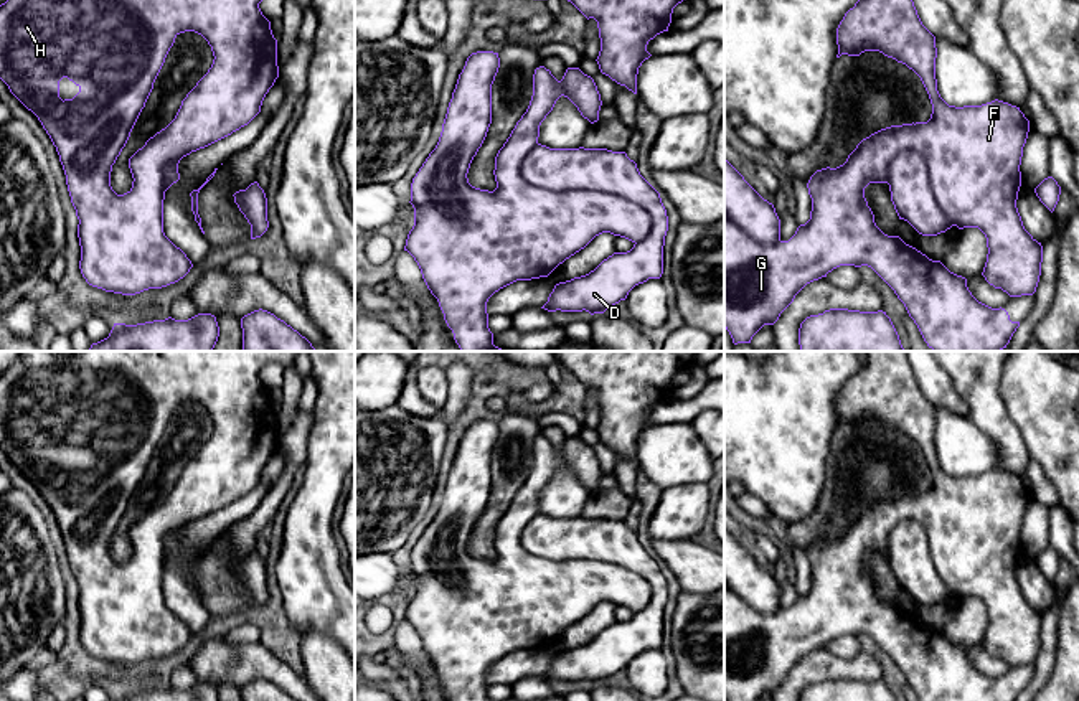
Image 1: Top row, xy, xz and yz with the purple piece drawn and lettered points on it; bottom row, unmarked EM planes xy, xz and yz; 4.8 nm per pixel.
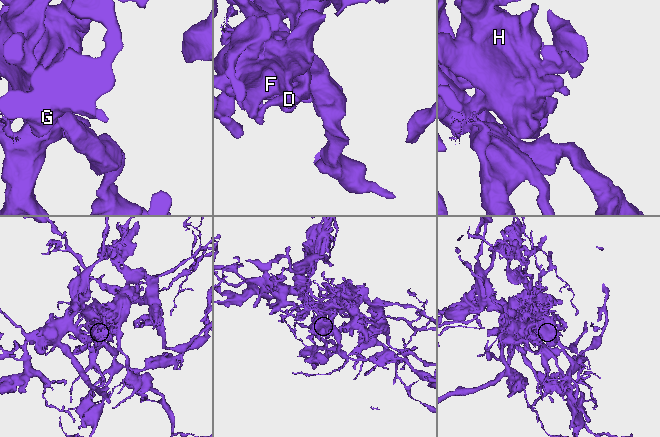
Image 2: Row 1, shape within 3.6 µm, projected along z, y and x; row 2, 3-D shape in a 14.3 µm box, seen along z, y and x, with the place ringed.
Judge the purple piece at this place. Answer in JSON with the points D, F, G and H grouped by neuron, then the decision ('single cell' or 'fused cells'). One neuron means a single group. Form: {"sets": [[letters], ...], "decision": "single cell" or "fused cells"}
{"sets": [["D"], ["F", "G", "H"]], "decision": "fused cells"}

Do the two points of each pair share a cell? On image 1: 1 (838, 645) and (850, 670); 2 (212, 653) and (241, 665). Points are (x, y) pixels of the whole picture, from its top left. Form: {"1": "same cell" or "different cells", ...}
{"1": "different cells", "2": "same cell"}

